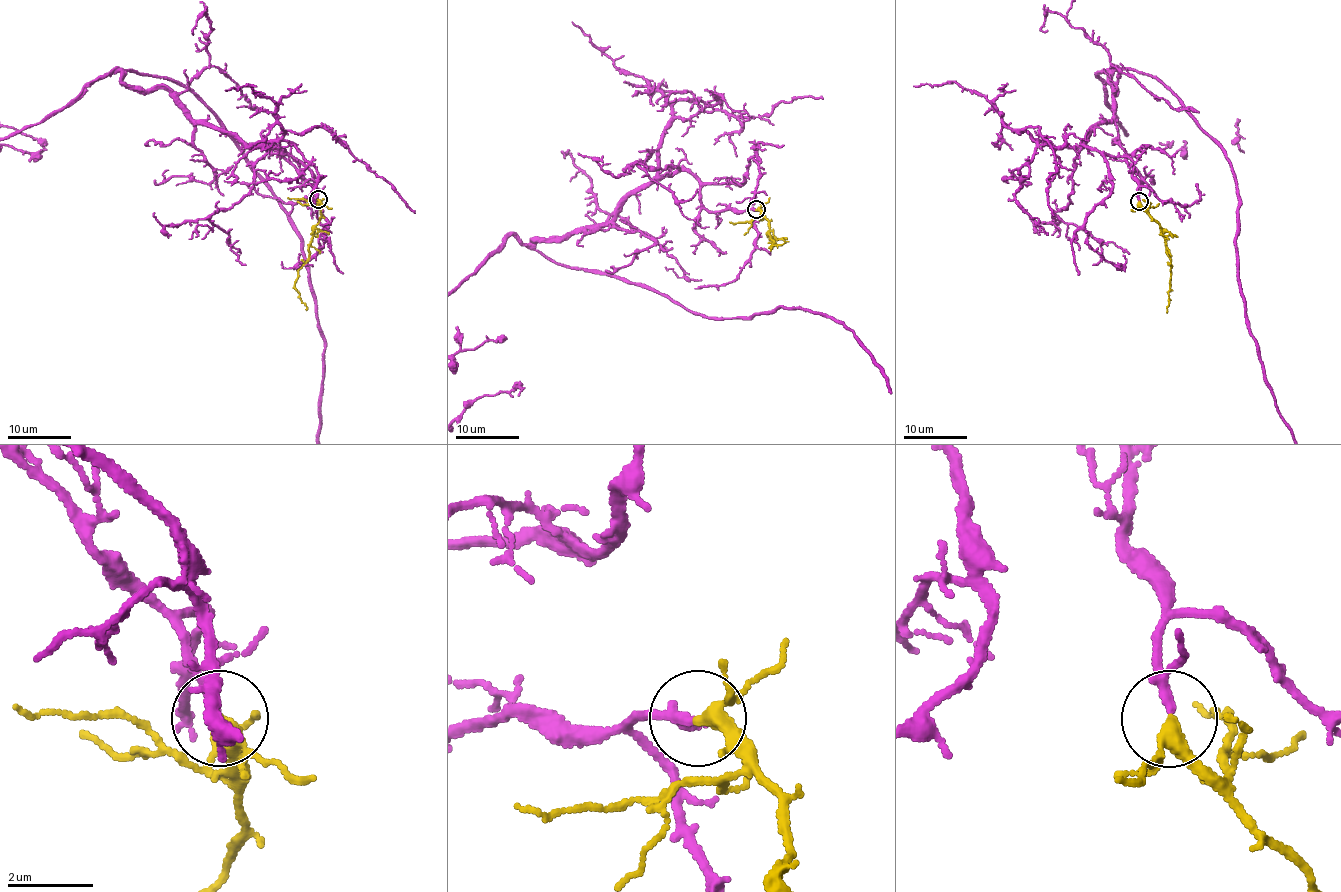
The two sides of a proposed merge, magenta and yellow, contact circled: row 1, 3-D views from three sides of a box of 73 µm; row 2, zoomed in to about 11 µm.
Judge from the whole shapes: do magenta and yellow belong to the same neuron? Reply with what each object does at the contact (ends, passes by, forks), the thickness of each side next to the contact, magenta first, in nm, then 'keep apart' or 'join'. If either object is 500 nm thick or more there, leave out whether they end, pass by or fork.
magenta passes by; yellow forks there; 160 nm thick on the magenta side, 240 nm on the other; join

